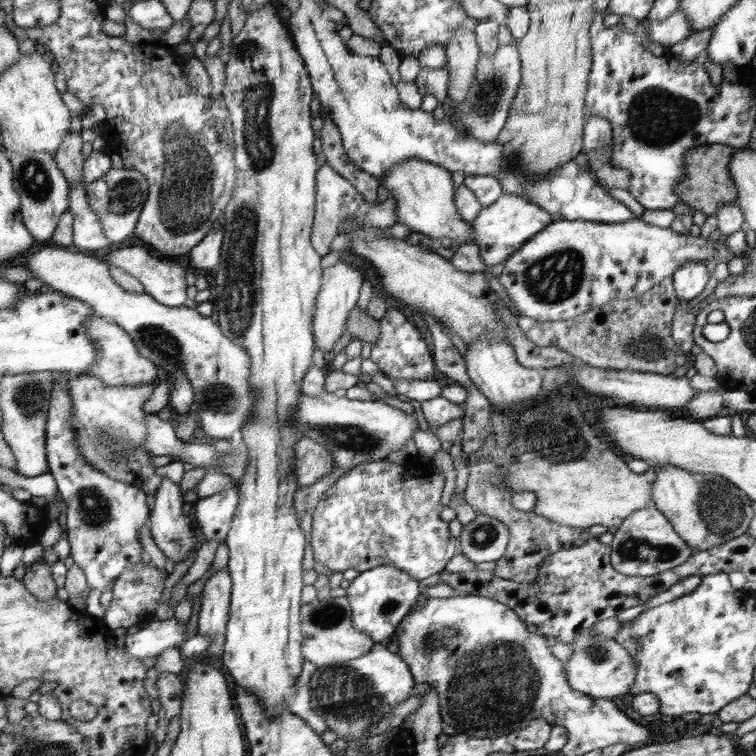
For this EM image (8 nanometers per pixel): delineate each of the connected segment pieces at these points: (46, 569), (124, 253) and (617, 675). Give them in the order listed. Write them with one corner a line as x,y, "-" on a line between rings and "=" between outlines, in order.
44,554
26,569
22,582
39,600
46,601
57,597
58,586
55,584
50,564
45,564
=
114,246
112,250
108,250
108,255
104,255
103,261
110,266
121,268
130,273
130,275
137,278
144,285
146,293
155,297
160,303
168,305
170,308
184,306
184,301
188,298
186,296
188,287
186,285
186,275
188,270
176,260
154,257
151,250
140,246
=
592,628
584,630
572,643
572,655
566,661
568,682
572,689
596,699
613,699
631,693
639,668
631,653
616,639
599,636

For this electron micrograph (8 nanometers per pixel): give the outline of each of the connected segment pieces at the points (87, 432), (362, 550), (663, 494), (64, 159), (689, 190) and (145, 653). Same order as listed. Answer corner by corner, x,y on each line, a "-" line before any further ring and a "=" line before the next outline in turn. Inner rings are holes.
90,374
71,375
68,391
72,397
72,425
76,429
76,441
80,453
96,467
124,483
141,488
148,498
154,497
163,478
156,474
155,457
143,448
147,442
147,414
143,404
152,395
154,383
134,386
107,384
98,376
=
388,459
362,463
348,470
331,486
314,511
310,534
314,561
324,564
332,573
349,569
362,573
375,567
394,566
418,581
444,571
460,551
460,542
450,534
448,522
440,518
442,488
442,473
416,466
408,466
406,470
402,464
=
662,463
652,469
656,472
654,506
668,517
675,525
675,531
695,552
726,544
750,530
754,518
751,500
728,479
720,475
694,473
672,463
=
72,132
66,135
59,151
54,155
56,164
63,169
63,175
74,183
84,182
84,158
82,156
83,141
81,134
=
724,144
692,148
687,153
687,178
676,184
676,194
680,196
680,200
690,209
700,210
705,215
713,217
723,204
735,204
739,190
731,176
732,155
733,148
=
174,616
169,620
150,621
148,626
141,628
136,634
127,634
126,650
132,656
144,660
160,655
166,648
178,648
186,640
186,625
187,623
180,625

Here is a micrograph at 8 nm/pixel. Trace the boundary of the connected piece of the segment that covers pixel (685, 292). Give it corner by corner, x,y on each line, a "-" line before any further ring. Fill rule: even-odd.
690,260
684,263
671,278
674,279
680,300
689,301
698,298
704,292
710,276
702,260

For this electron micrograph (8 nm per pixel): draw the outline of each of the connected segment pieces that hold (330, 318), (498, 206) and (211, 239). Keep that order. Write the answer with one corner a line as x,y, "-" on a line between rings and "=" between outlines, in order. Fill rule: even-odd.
340,259
335,265
324,269
323,278
323,290
320,291
315,314
315,335
322,352
330,350
330,346
340,338
342,330
346,332
347,317
358,302
358,294
362,286
362,272
354,264
=
503,193
495,204
483,207
476,219
470,223
475,229
474,244
478,246
478,253
485,262
485,267
488,267
502,264
511,258
528,239
538,235
552,220
551,214
539,205
532,204
520,195
=
212,229
200,244
196,244
189,256
196,272
210,272
217,270
220,262
220,252
223,244
223,230

